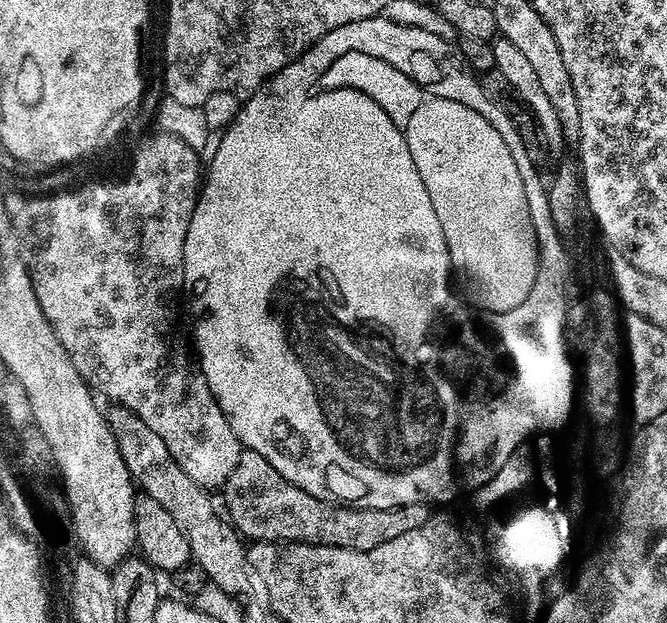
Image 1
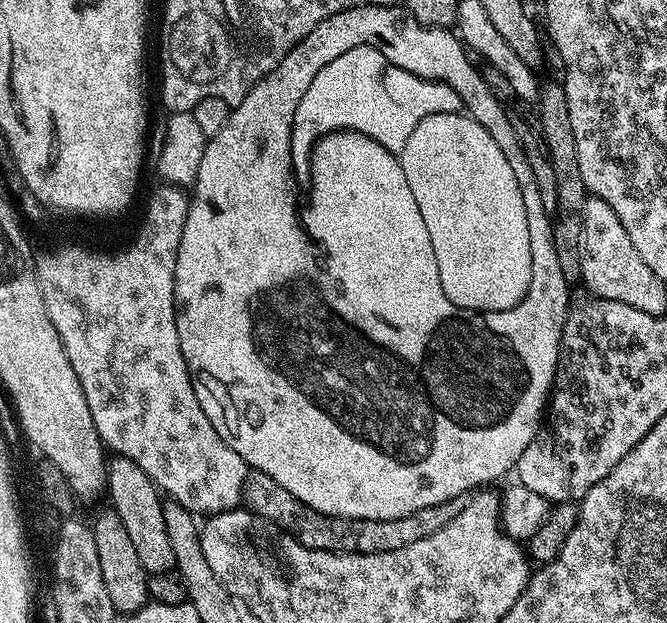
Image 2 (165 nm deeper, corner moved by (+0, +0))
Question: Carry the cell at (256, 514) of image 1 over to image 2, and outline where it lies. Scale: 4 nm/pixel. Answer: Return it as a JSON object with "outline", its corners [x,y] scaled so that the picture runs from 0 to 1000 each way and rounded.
{"outline":[[[382,754],[373,756],[366,769],[364,814],[370,820],[399,831],[424,854],[432,854],[453,876],[490,886],[535,886],[537,889],[573,889],[579,883],[603,883],[603,876],[615,876],[615,870],[627,870],[627,864],[639,864],[645,857],[663,851],[679,831],[693,825],[699,807],[696,796],[682,796],[669,806],[657,806],[657,812],[639,812],[609,831],[589,835],[544,835],[543,831],[513,831],[490,828],[459,806],[447,806],[435,787],[423,787],[405,761],[393,761]]]}

